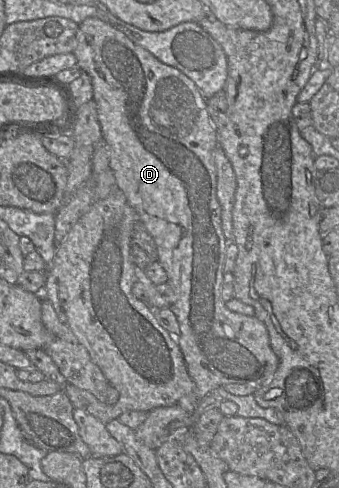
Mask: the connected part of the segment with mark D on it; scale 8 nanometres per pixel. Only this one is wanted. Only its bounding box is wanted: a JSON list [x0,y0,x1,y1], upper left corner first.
[73,17,278,397]

